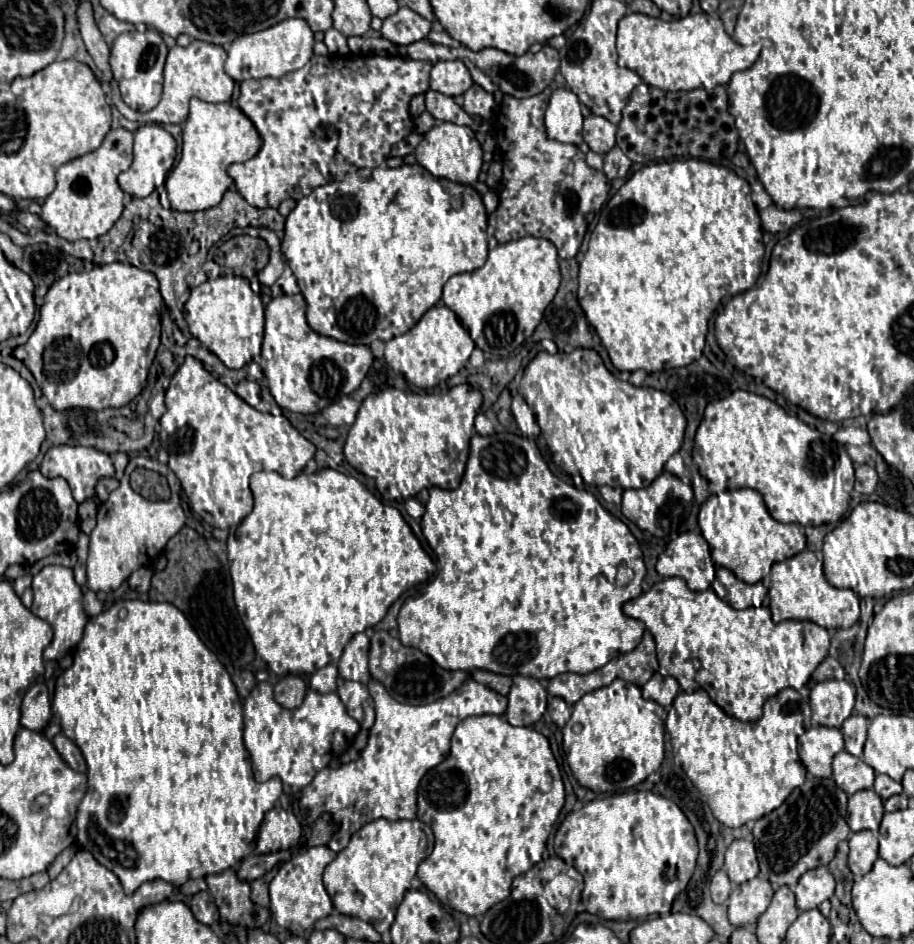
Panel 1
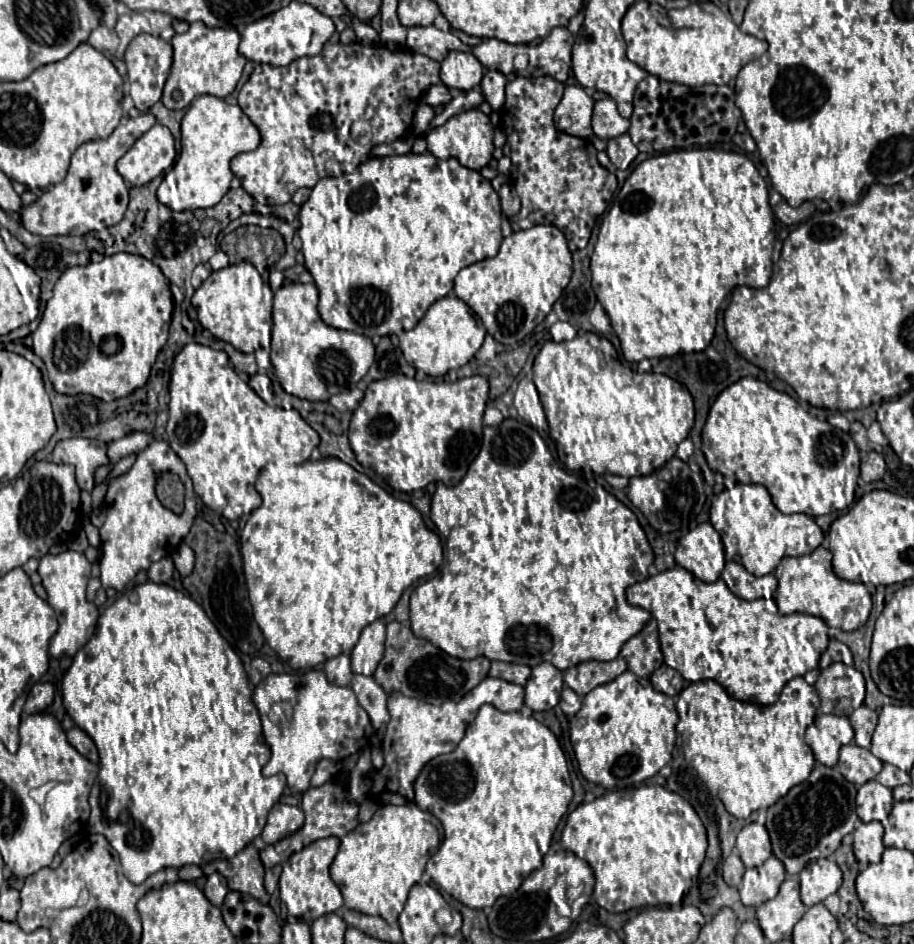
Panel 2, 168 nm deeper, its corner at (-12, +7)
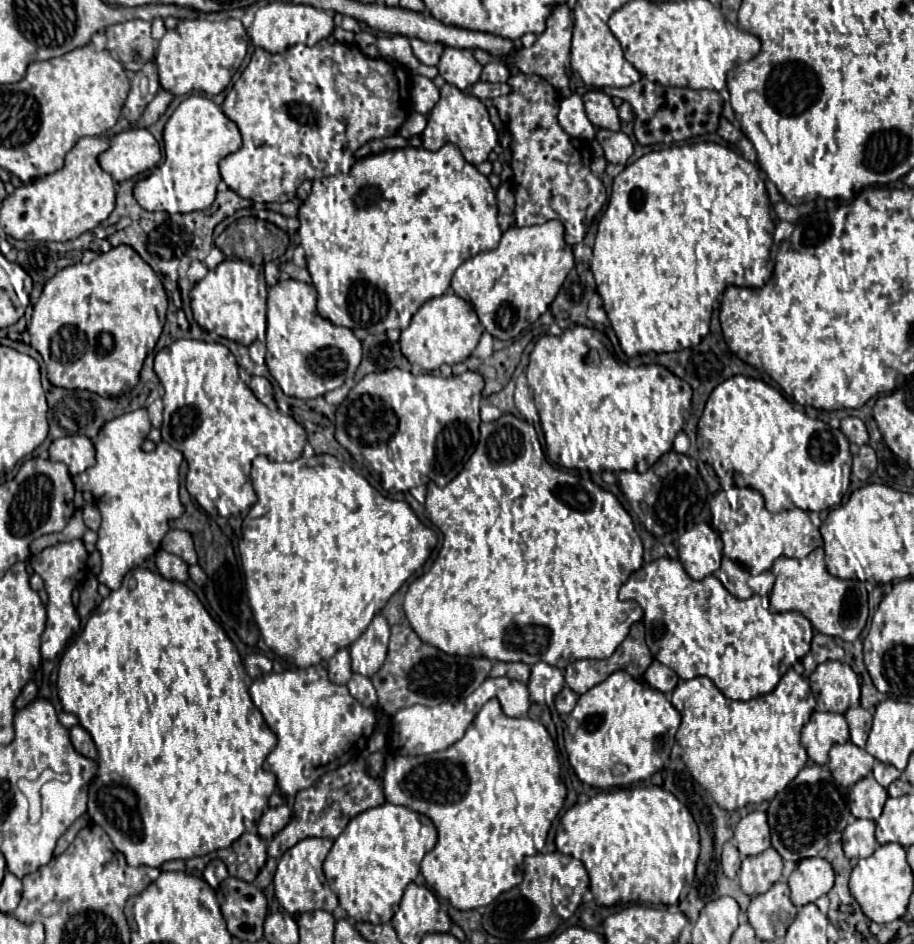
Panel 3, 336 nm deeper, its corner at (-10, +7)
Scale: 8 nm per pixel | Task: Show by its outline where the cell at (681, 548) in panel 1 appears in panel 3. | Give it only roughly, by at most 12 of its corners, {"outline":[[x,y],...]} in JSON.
{"outline":[[698,523],[678,539],[692,579],[720,567],[722,539]]}

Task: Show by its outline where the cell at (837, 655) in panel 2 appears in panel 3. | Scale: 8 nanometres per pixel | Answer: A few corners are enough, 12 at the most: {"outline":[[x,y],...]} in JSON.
{"outline":[[814,633],[810,651],[802,657],[808,677],[828,659],[844,659],[832,637]]}

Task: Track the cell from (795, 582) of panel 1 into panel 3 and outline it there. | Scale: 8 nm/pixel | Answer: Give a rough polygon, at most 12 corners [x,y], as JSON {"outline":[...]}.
{"outline":[[824,549],[778,557],[772,611],[800,611],[812,627],[858,639],[864,583],[830,575]]}

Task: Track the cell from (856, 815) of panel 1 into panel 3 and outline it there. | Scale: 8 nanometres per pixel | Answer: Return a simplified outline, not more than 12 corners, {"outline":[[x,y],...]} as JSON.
{"outline":[[872,775],[860,779],[850,795],[856,819],[876,821],[888,799]]}

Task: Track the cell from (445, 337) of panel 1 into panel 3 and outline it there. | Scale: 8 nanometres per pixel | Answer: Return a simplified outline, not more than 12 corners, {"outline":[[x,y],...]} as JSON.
{"outline":[[454,293],[426,301],[400,335],[434,371],[470,357],[484,333]]}

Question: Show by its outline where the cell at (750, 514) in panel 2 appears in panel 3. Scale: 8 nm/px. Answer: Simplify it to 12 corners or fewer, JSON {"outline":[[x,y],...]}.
{"outline":[[758,491],[714,493],[710,525],[752,575],[822,547],[806,511]]}

